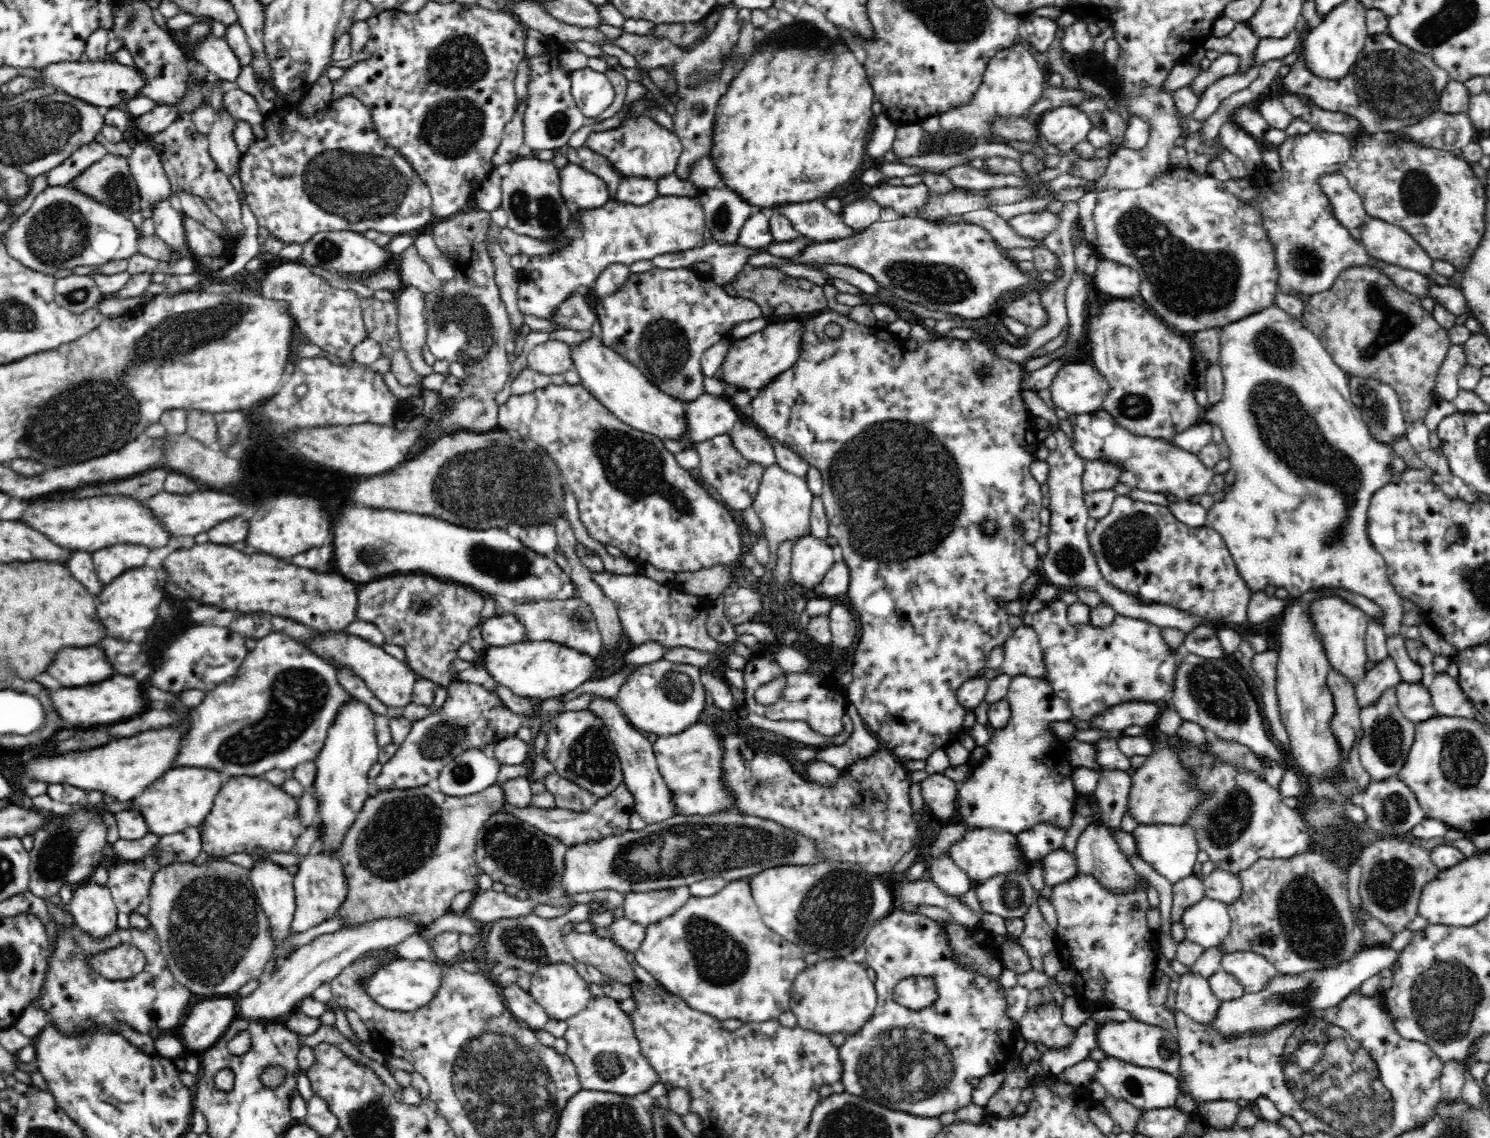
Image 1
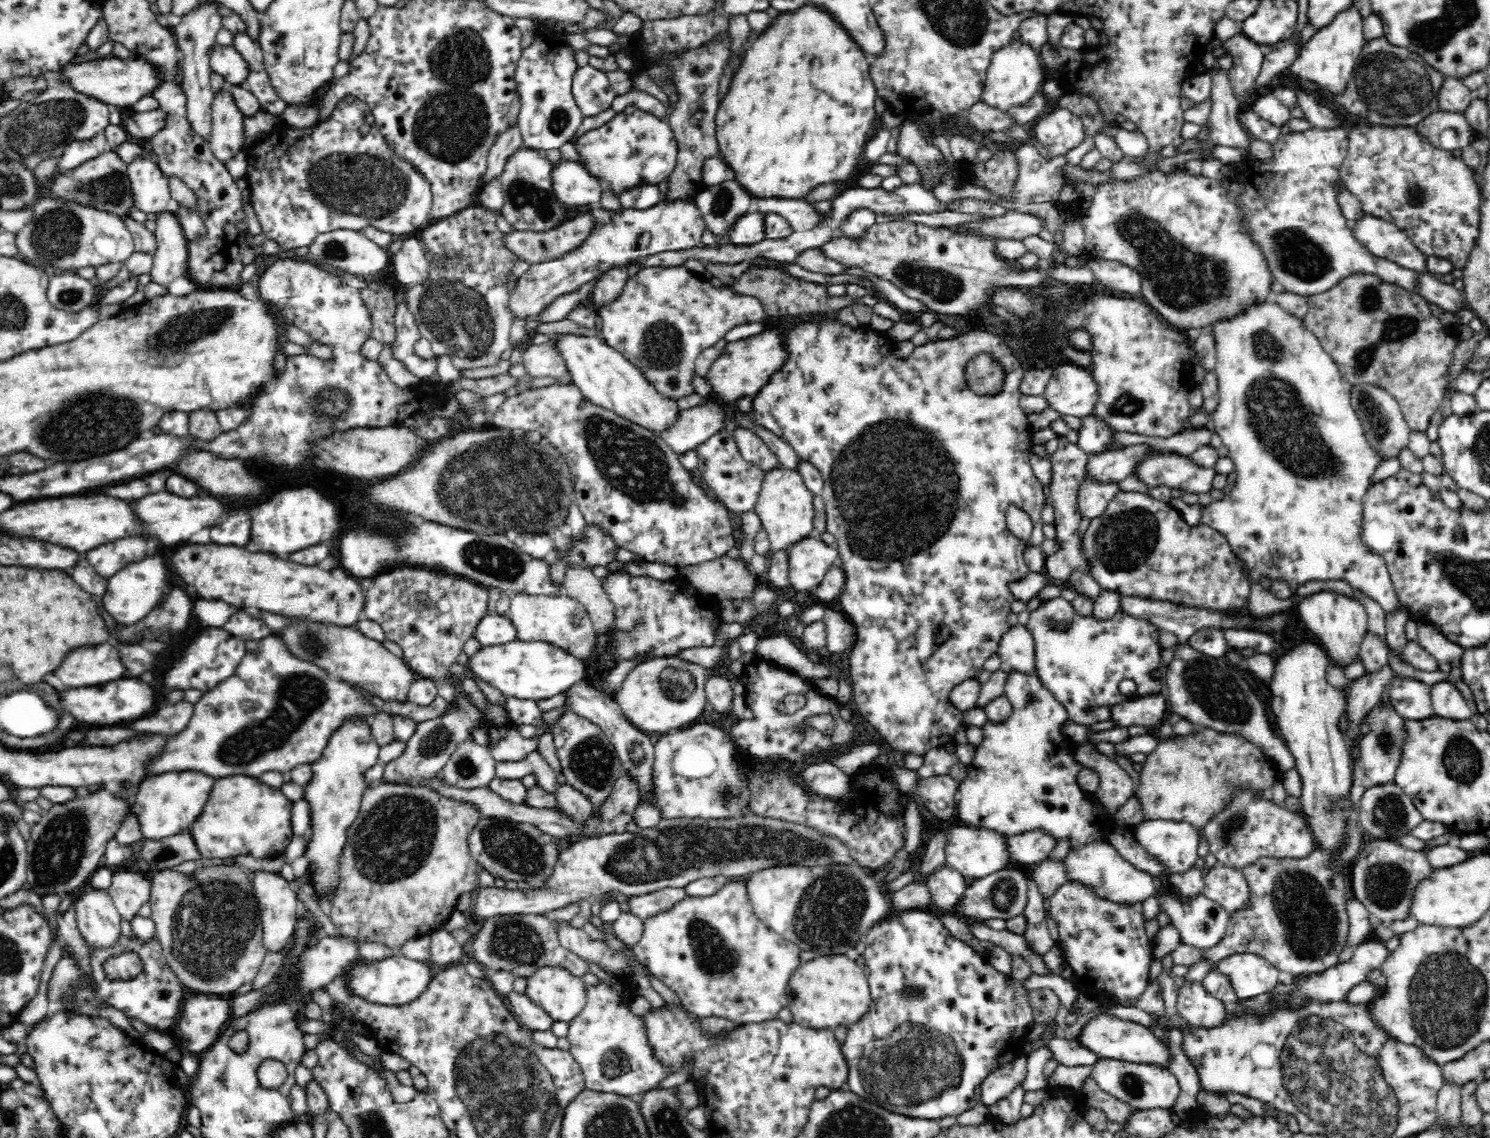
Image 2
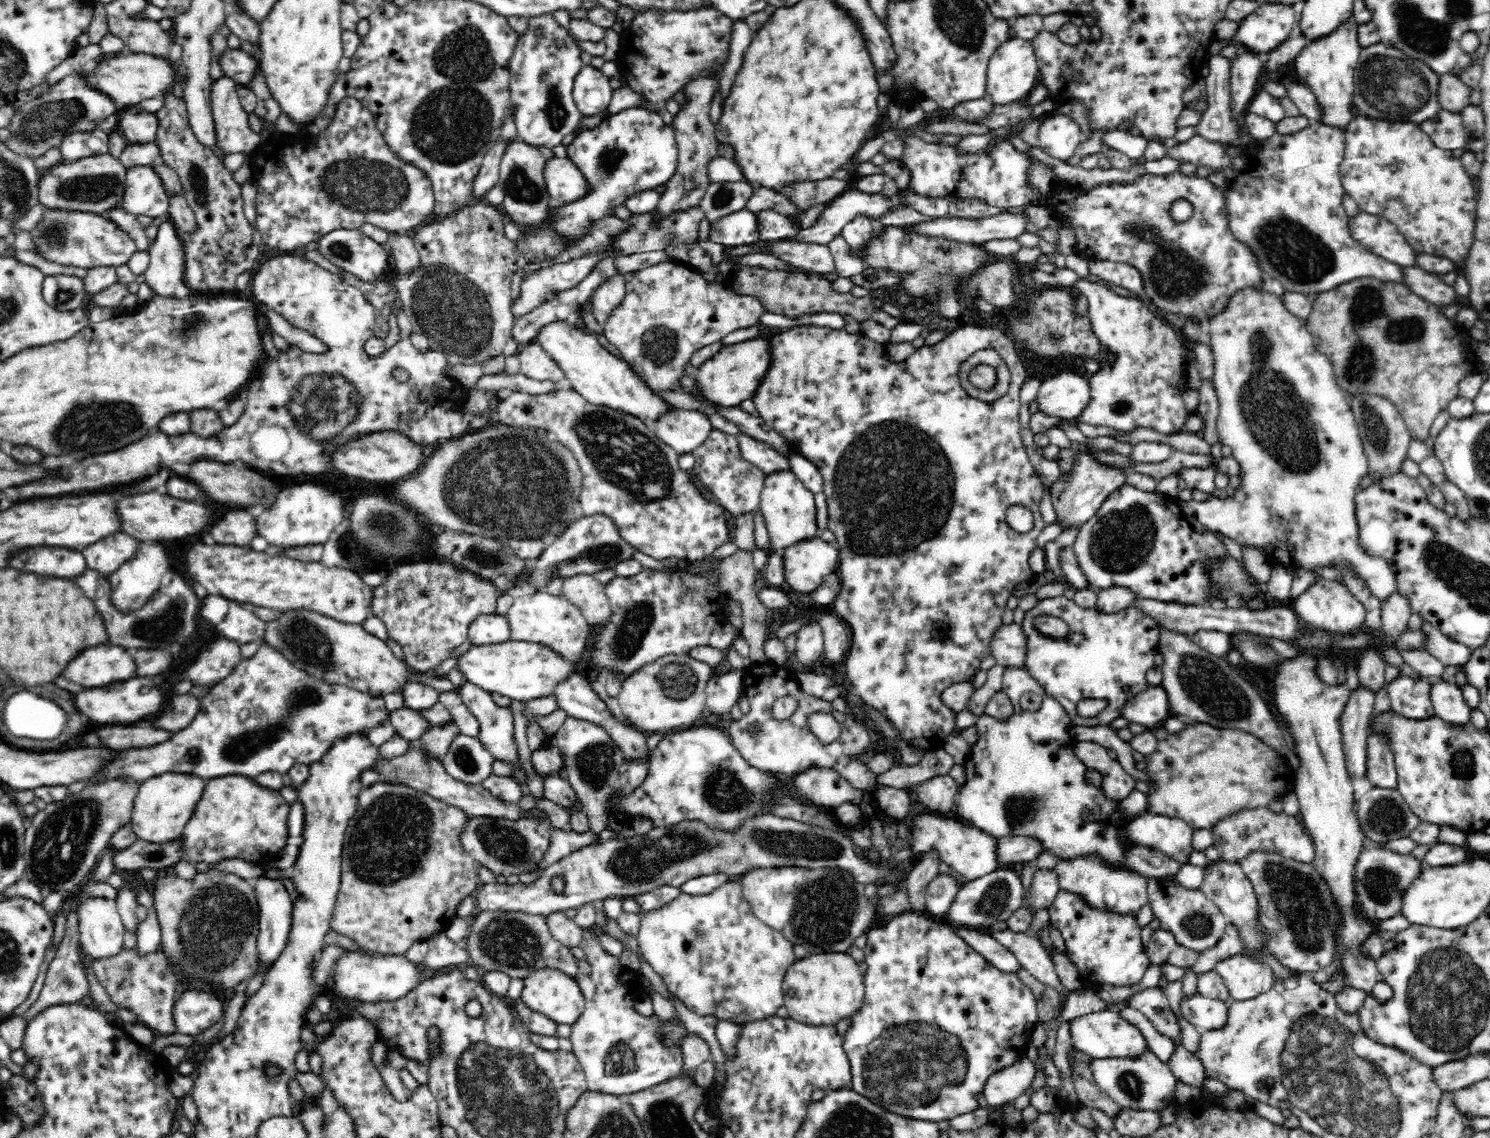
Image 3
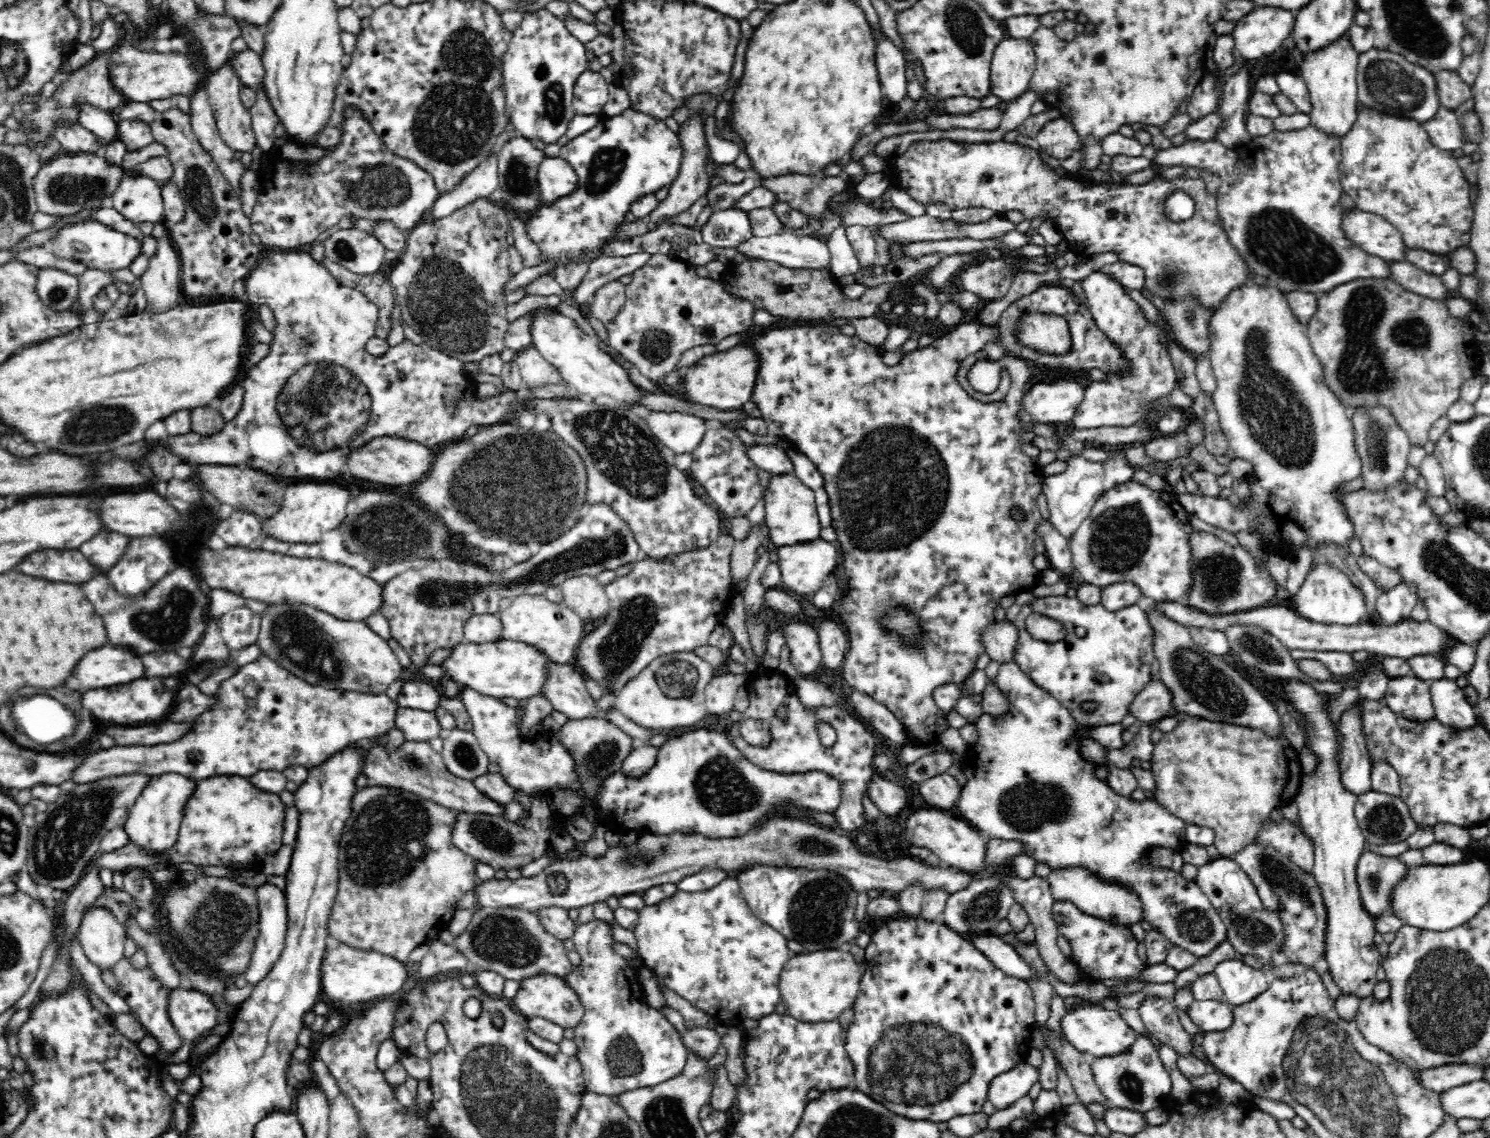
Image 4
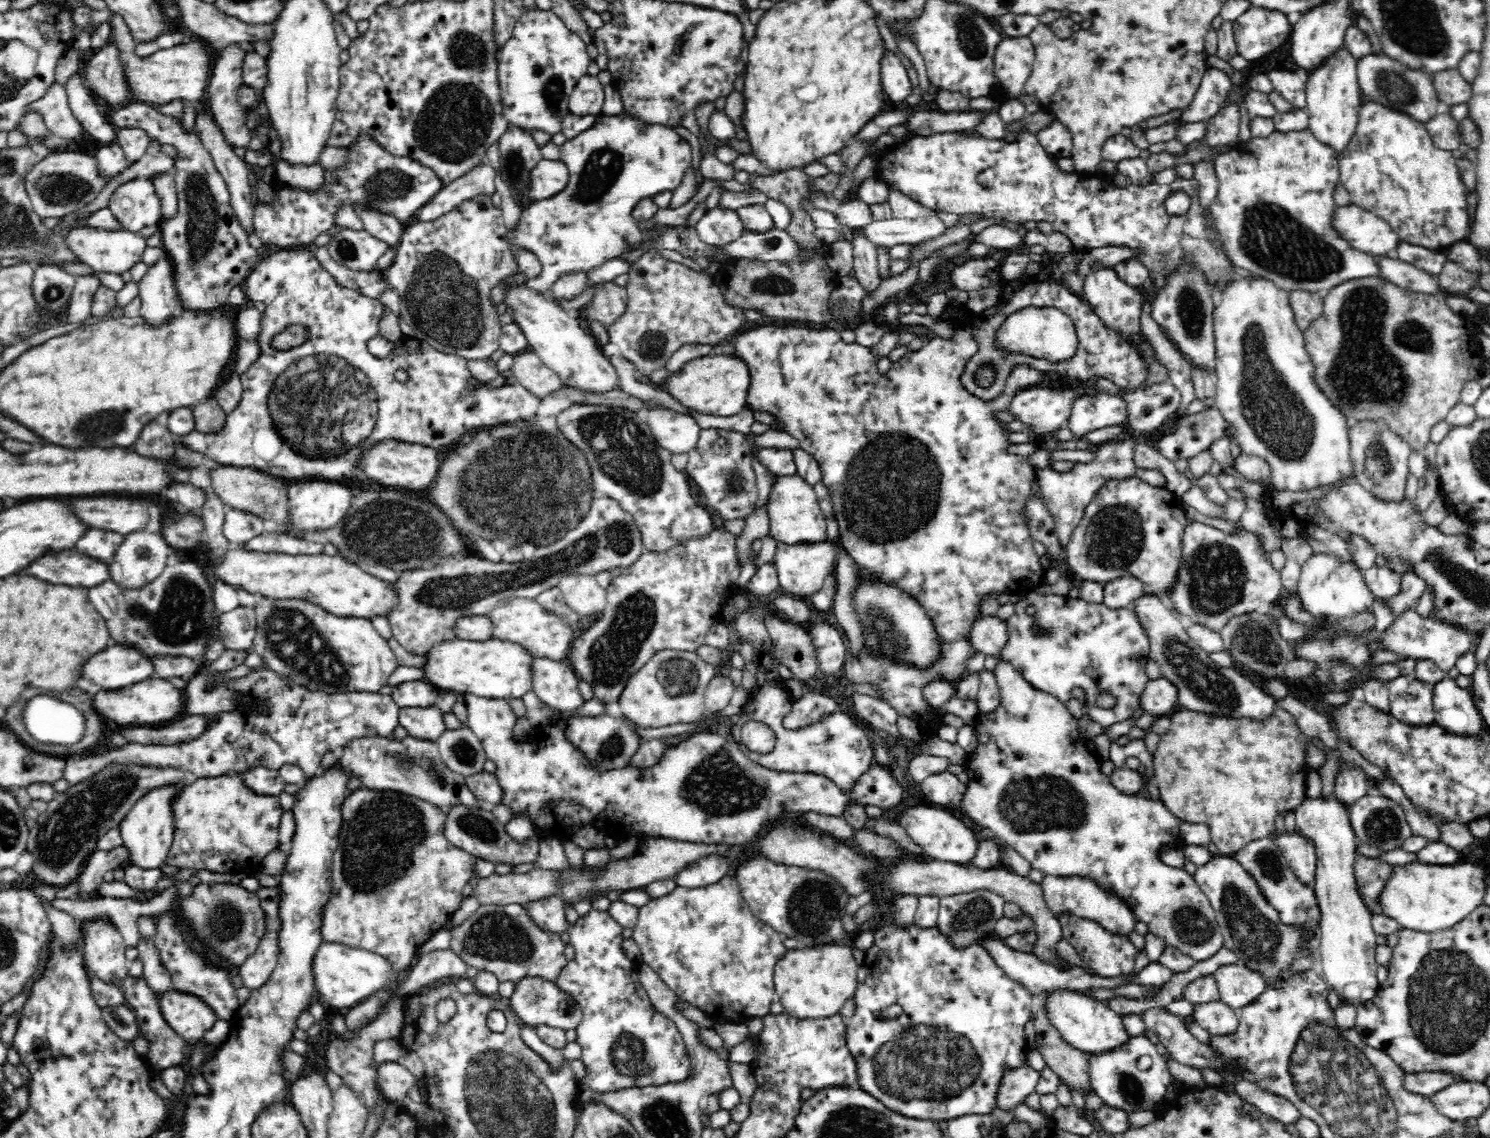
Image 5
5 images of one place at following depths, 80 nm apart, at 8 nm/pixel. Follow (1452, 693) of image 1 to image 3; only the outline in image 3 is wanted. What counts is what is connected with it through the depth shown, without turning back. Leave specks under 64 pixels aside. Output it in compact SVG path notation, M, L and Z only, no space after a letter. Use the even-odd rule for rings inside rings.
M1444 679L1431 684L1430 699L1435 716L1448 724L1466 726L1472 720L1472 710L1463 698L1462 688Z

